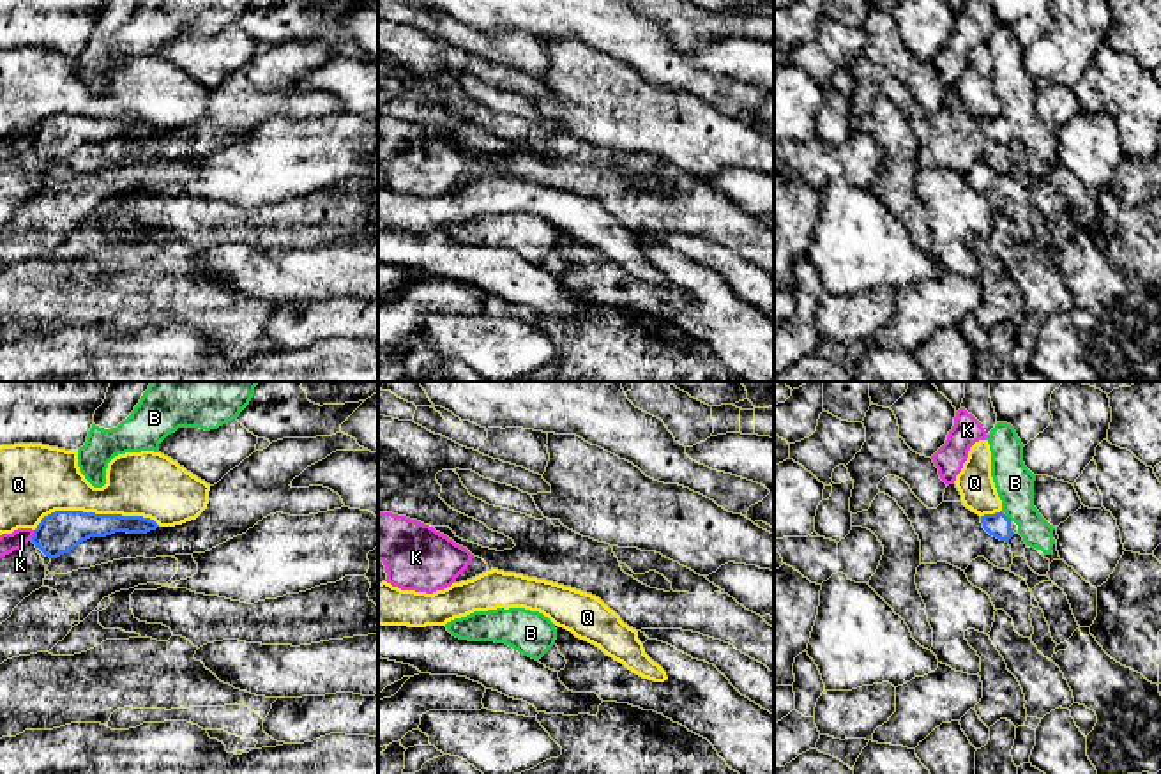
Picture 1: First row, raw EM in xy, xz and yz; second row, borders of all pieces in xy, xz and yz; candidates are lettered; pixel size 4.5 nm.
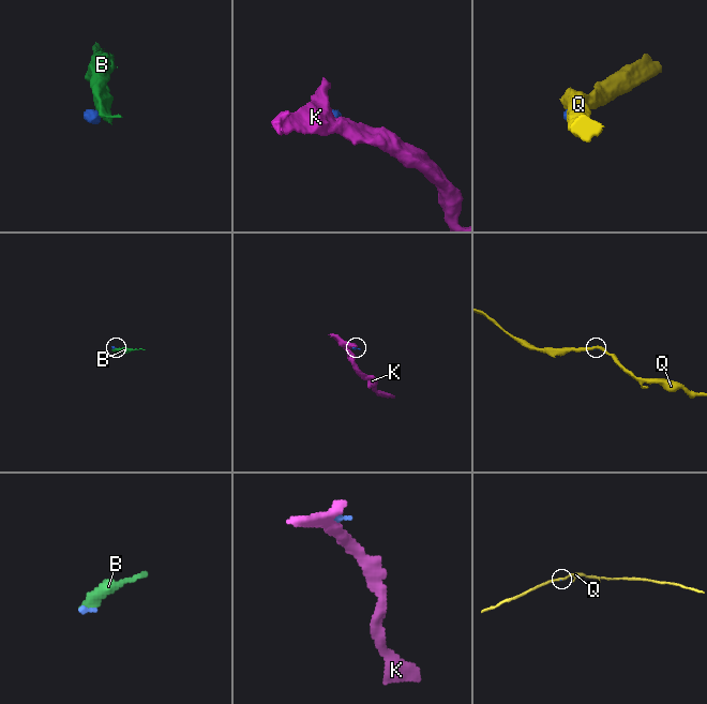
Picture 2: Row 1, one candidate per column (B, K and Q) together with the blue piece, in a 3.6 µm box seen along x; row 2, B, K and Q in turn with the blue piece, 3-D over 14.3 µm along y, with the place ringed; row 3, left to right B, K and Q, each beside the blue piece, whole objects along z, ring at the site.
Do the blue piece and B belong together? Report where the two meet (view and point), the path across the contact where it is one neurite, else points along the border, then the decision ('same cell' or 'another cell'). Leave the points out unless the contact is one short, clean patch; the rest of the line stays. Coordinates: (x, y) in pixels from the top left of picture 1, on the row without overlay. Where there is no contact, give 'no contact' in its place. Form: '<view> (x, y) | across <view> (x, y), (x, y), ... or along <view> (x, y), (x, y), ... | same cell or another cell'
yz (1006, 121) | across yz (999, 129), (1006, 121), (1015, 112), (1015, 87) | same cell

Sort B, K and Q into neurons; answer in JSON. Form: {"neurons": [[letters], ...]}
{"neurons": [["B"], ["K"], ["Q"]]}

